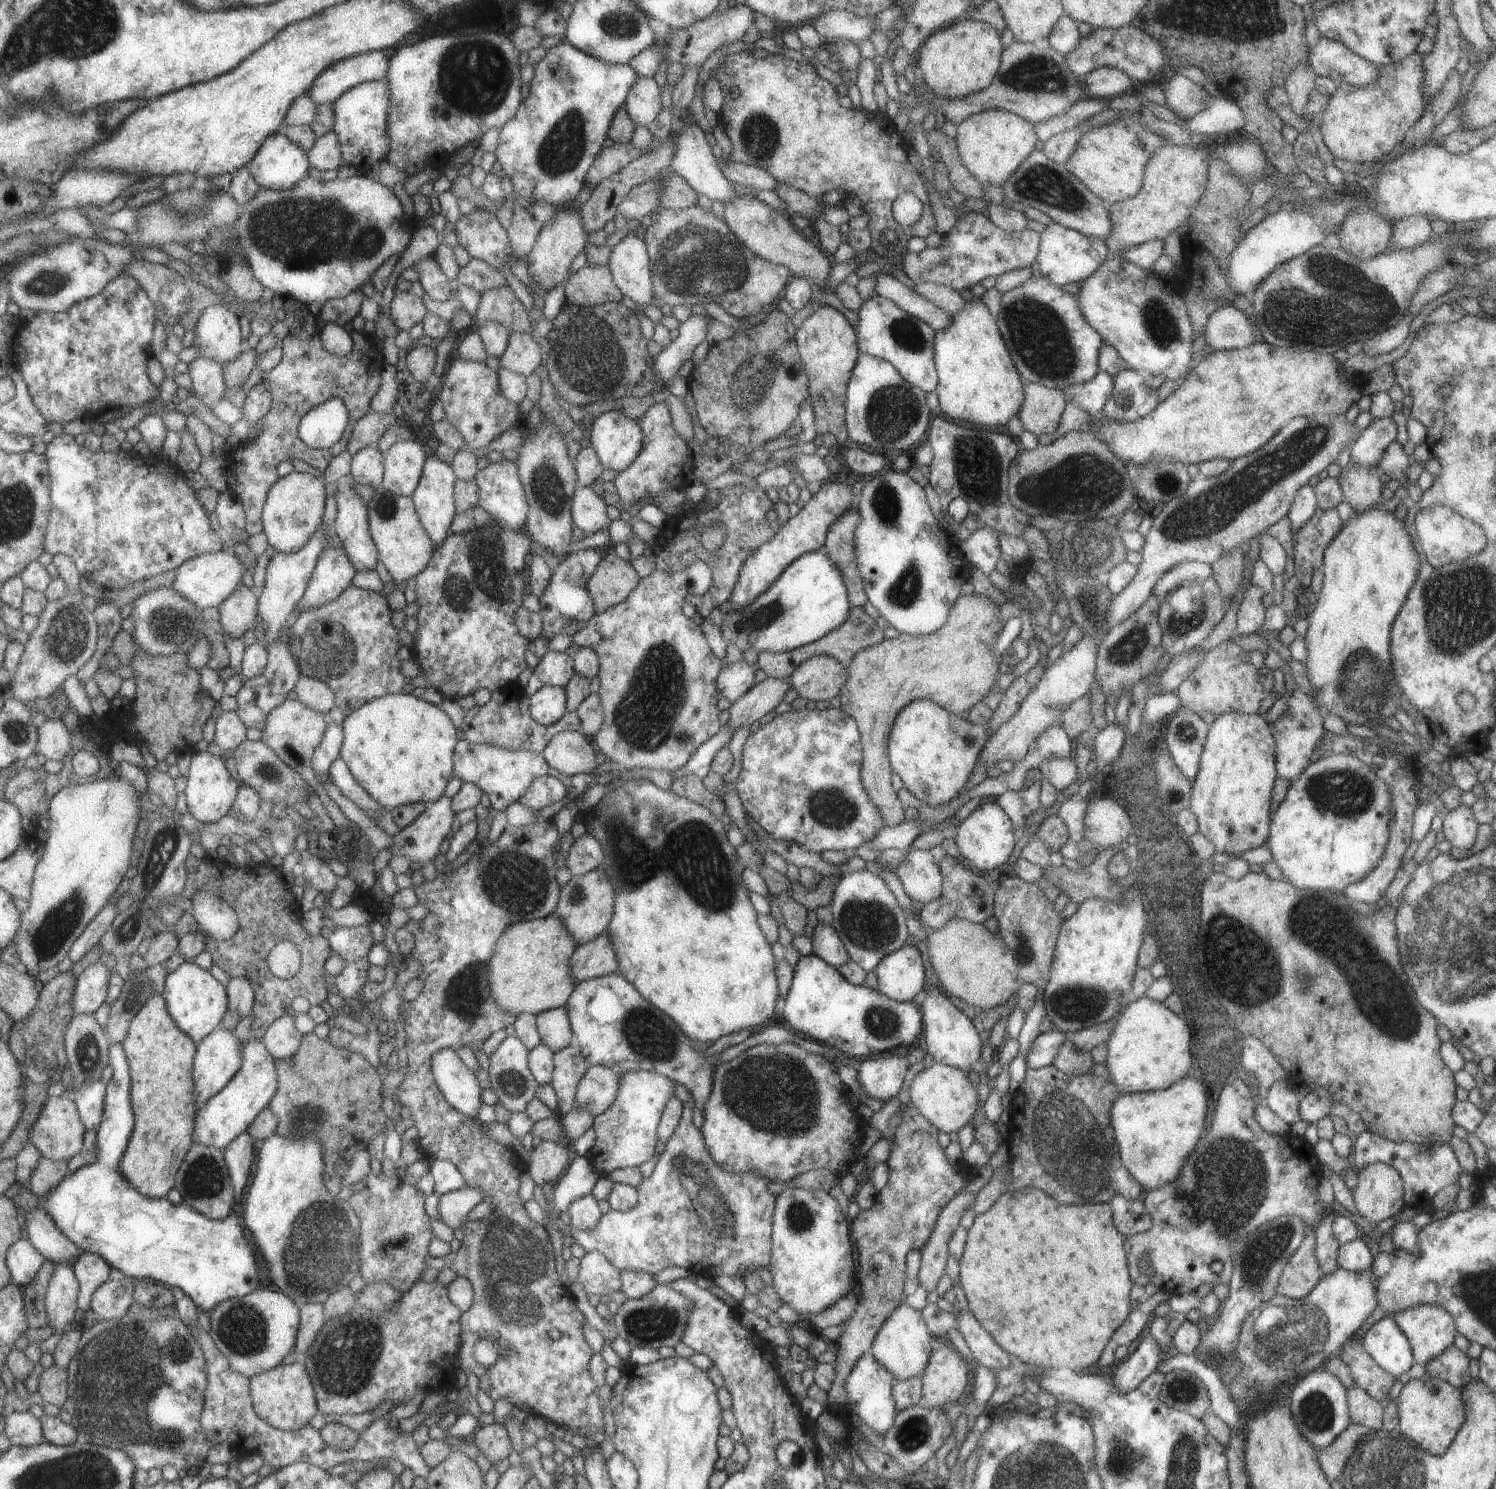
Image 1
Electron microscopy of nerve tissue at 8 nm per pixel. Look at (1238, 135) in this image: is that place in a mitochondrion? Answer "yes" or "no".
no

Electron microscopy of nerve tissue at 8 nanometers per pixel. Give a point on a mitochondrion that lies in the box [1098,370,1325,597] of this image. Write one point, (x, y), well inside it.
(1165, 484)

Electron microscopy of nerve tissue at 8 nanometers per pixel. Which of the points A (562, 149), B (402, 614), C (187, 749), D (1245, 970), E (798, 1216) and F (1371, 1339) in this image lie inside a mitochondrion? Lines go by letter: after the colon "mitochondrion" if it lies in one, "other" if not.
A: mitochondrion
B: other
C: other
D: mitochondrion
E: mitochondrion
F: other

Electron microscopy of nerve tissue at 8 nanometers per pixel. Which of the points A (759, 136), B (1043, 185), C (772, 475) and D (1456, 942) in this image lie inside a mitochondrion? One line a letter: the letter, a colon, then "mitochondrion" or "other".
A: mitochondrion
B: mitochondrion
C: other
D: mitochondrion

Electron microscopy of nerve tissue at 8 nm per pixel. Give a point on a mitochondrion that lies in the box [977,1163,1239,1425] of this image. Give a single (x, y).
(1181, 1392)

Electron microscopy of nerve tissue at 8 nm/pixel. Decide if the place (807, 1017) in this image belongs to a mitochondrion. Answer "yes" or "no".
no

